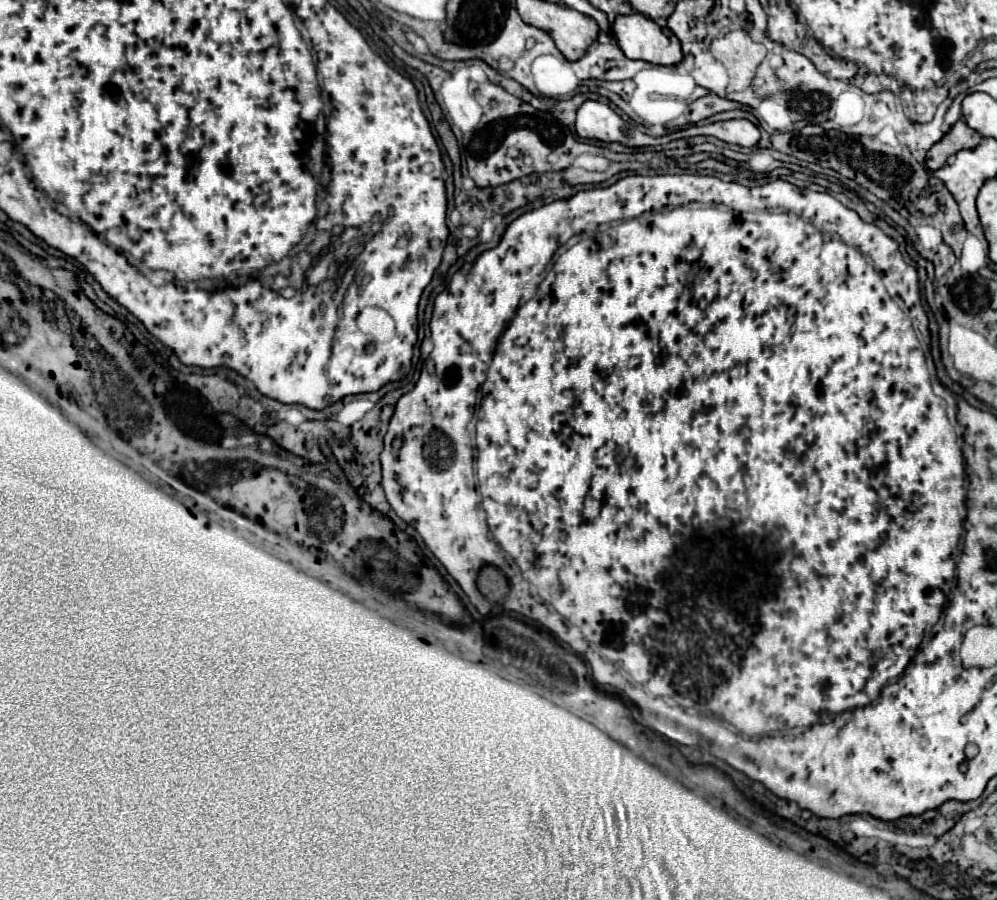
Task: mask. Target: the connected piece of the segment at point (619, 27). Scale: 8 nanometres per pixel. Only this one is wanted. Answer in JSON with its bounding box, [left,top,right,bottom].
[613,14,683,66]

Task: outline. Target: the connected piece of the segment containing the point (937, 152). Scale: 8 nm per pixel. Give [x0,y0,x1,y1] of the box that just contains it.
[927,120,981,170]

